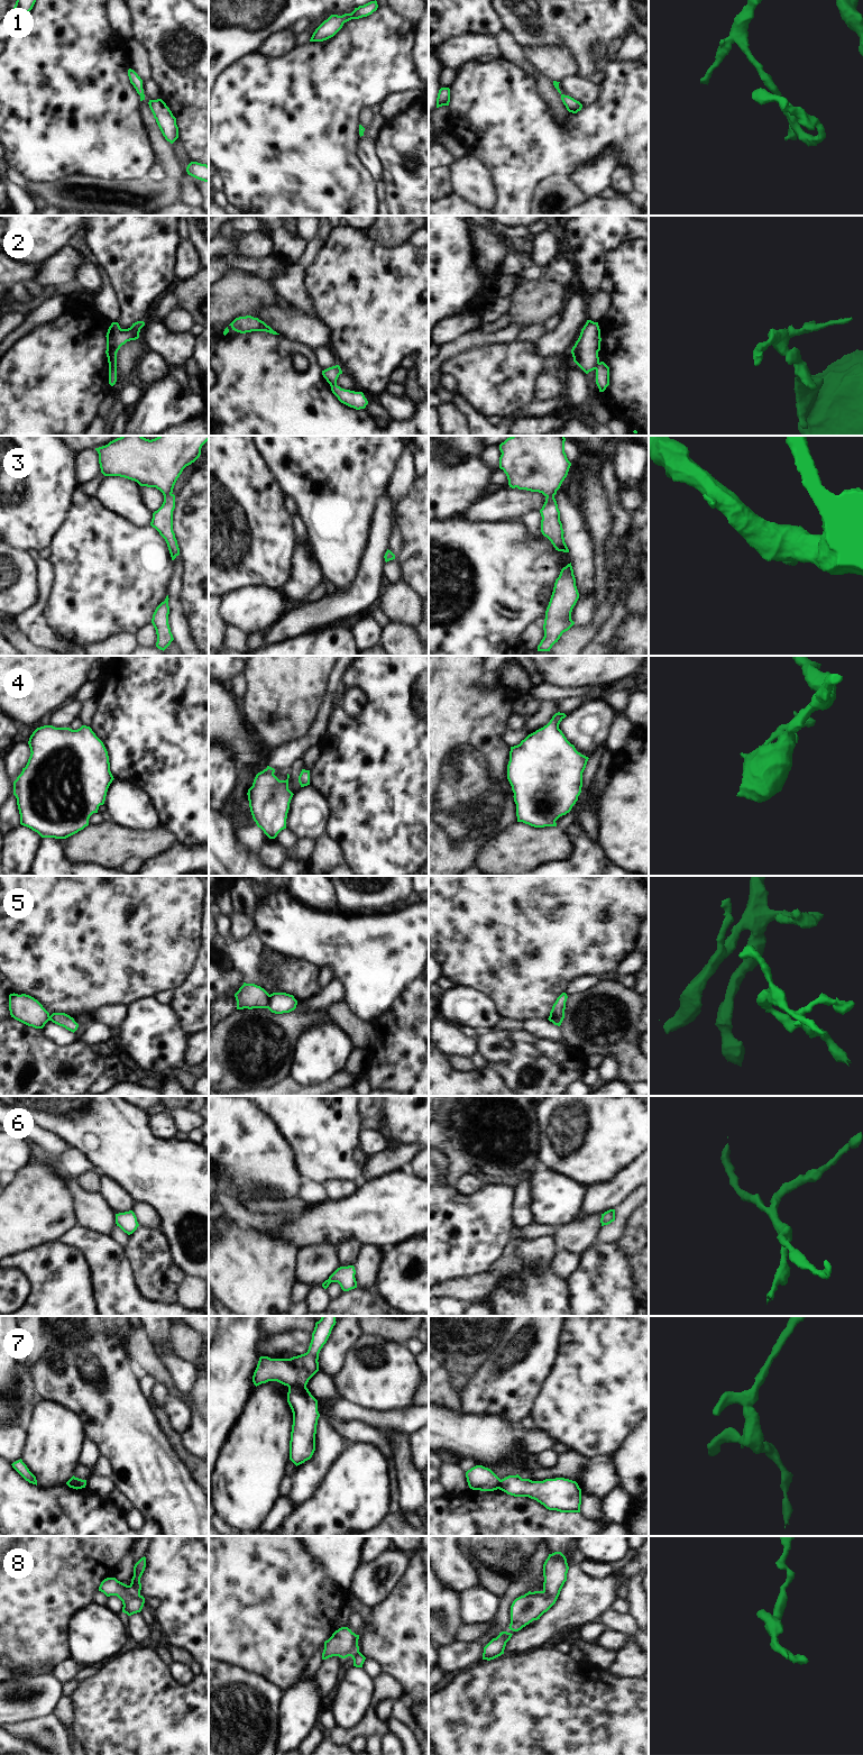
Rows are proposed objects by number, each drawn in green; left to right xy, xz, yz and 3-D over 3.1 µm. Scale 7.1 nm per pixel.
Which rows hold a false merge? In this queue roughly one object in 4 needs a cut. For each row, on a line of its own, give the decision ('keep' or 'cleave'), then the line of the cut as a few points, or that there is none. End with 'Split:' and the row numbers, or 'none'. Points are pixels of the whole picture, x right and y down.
1: keep | no cut
2: cleave | xy (116, 365), (109, 371)
3: keep | no cut
4: keep | no cut
5: cleave | xz (269, 995), (266, 1007)
6: keep | no cut
7: cleave | xz (305, 1386), (291, 1386), (288, 1388)
8: keep | no cut
Split: 2, 5, 7

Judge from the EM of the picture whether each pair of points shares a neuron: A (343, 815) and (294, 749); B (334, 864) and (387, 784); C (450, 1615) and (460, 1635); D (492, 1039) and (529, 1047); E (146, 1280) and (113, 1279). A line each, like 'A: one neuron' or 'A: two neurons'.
A: two neurons
B: two neurons
C: two neurons
D: one neuron
E: two neurons

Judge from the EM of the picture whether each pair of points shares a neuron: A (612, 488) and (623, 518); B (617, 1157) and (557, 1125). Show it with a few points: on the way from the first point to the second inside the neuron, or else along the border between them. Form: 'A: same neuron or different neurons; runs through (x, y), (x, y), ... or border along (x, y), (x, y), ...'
A: same neuron; runs through (613, 495), (617, 511)
B: same neuron; runs through (603, 1142), (586, 1125), (571, 1125)

